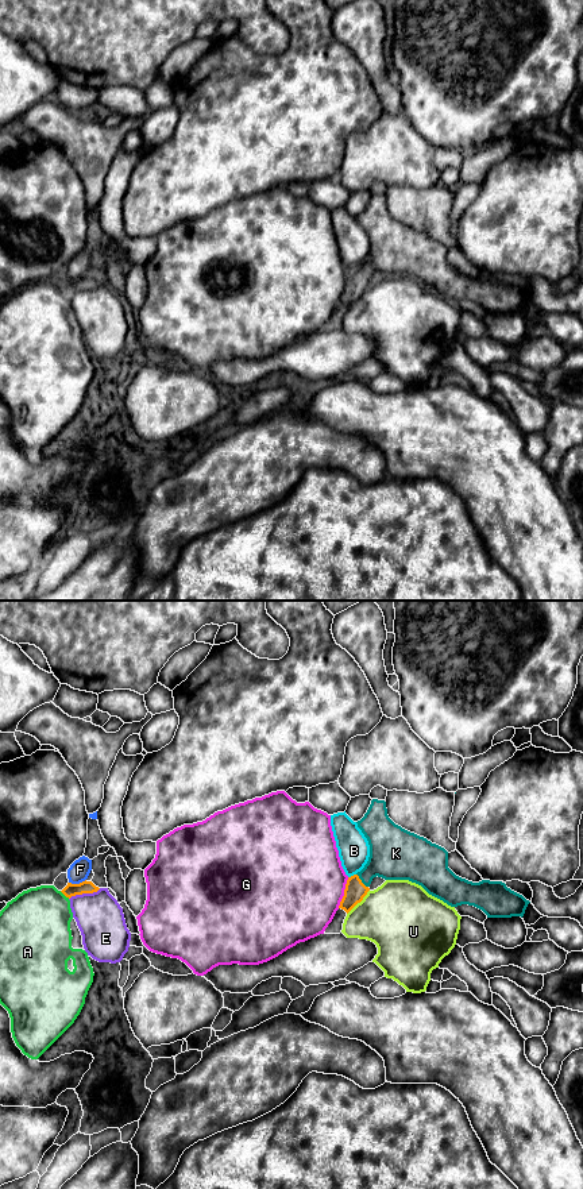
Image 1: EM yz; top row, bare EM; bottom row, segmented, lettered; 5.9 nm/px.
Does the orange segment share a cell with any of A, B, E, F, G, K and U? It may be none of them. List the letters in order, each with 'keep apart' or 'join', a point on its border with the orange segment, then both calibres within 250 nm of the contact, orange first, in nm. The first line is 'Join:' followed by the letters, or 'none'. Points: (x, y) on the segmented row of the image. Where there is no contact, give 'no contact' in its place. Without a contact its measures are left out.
Join: K
A: keep apart | yz (65, 895) | 80/400 nm
B: keep apart | yz (351, 876) | 120/190 nm
E: keep apart | yz (84, 892) | 80/280 nm
F: keep apart | yz (77, 884) | 80/120 nm
G: keep apart | yz (344, 892) | 120/480 nm
K: join | yz (361, 880) | 120/280 nm
U: keep apart | yz (359, 902) | 120/420 nm

